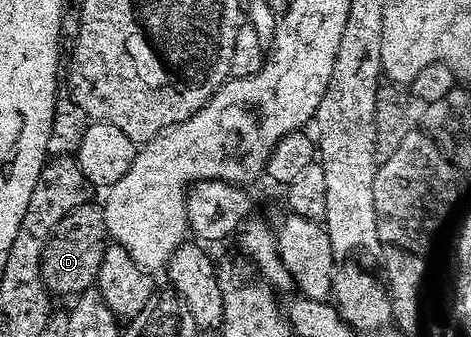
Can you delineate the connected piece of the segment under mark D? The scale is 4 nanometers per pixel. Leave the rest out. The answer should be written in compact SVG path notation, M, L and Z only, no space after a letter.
M85 200L73 212L66 214L47 237L43 256L39 259L39 276L52 295L78 296L92 289L98 280L98 269L109 243L102 205Z

